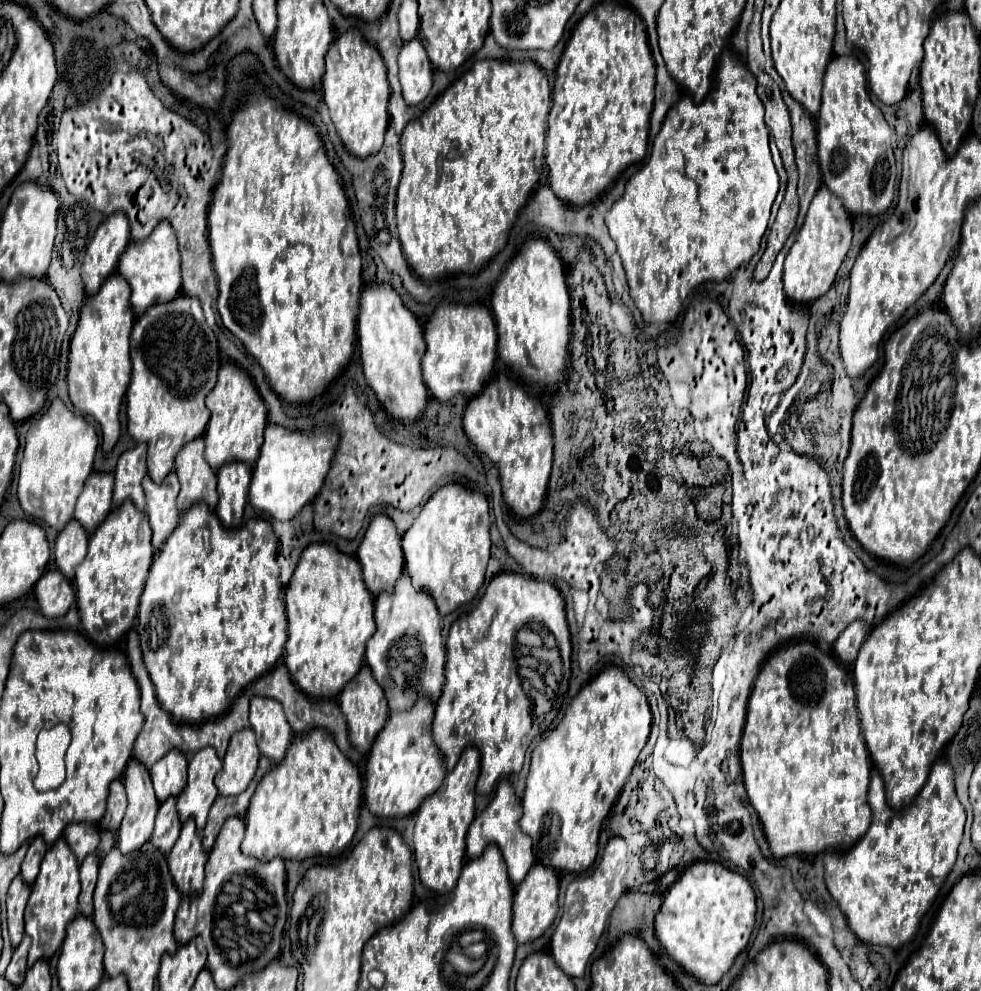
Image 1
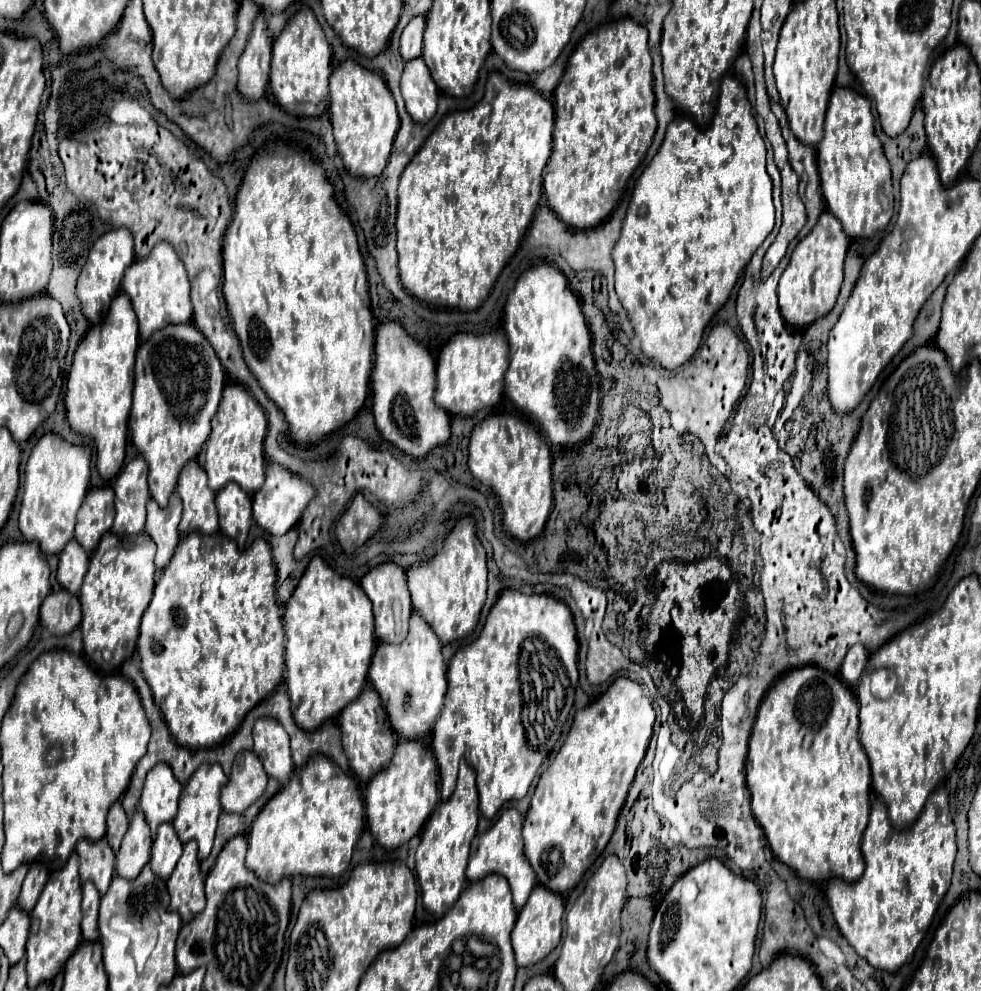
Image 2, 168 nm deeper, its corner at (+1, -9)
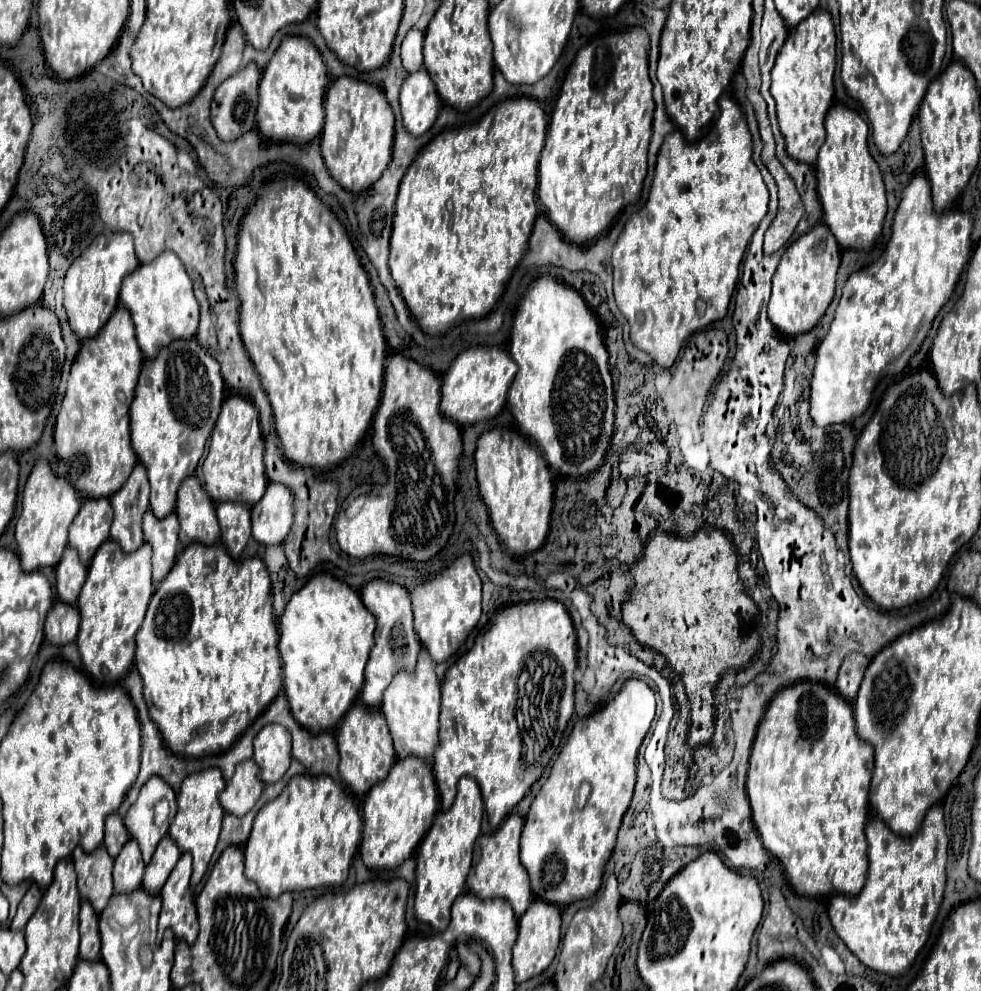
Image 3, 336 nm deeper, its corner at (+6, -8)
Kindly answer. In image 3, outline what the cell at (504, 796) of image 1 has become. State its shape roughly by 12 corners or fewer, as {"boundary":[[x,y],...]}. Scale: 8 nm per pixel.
{"boundary":[[523,817],[481,835],[467,889],[503,897],[515,915],[533,901],[519,861]]}

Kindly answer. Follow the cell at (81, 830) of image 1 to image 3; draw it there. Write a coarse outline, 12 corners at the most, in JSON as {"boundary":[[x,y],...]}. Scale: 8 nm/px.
{"boundary":[[103,845],[73,851],[81,899],[101,913],[113,895],[113,859]]}

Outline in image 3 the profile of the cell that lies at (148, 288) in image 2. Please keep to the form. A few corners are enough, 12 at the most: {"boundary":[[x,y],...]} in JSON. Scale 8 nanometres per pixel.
{"boundary":[[163,251],[123,279],[147,359],[197,331],[181,259]]}

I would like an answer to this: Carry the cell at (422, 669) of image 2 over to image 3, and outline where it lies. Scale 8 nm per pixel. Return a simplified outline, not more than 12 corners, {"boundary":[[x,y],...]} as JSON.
{"boundary":[[421,645],[415,671],[385,689],[399,759],[427,759],[437,745],[435,661]]}

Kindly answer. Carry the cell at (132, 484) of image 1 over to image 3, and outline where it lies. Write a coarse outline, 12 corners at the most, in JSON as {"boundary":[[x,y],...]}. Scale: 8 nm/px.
{"boundary":[[141,461],[111,495],[111,539],[125,553],[143,543],[149,481]]}

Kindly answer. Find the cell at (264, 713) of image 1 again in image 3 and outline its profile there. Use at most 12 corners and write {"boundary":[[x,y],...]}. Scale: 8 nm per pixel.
{"boundary":[[265,725],[253,739],[263,783],[279,781],[291,765],[291,735]]}

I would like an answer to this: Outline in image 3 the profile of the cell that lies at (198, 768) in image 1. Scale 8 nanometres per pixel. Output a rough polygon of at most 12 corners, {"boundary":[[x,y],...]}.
{"boundary":[[217,767],[187,775],[169,835],[193,855],[193,887],[221,831]]}

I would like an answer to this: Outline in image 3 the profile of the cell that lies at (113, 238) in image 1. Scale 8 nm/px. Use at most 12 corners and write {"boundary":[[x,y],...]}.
{"boundary":[[129,233],[99,235],[65,275],[71,329],[95,337],[139,261]]}

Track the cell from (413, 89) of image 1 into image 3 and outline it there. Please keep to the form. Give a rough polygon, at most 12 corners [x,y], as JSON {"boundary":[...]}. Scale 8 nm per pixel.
{"boundary":[[423,67],[407,75],[399,99],[405,129],[423,135],[441,105]]}

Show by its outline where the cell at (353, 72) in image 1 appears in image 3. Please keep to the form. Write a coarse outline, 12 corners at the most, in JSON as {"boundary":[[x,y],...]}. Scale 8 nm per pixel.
{"boundary":[[337,77],[323,161],[343,189],[391,161],[395,115],[379,87]]}

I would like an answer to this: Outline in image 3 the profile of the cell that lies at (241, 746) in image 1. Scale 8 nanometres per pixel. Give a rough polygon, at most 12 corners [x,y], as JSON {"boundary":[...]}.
{"boundary":[[253,759],[239,763],[221,793],[225,813],[253,809],[265,783]]}

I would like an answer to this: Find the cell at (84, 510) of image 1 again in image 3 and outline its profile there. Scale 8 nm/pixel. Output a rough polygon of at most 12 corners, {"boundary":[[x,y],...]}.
{"boundary":[[107,497],[85,499],[69,527],[69,545],[89,565],[109,539]]}

